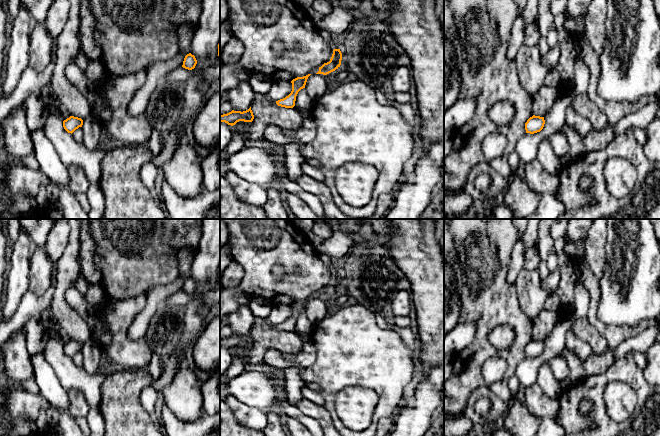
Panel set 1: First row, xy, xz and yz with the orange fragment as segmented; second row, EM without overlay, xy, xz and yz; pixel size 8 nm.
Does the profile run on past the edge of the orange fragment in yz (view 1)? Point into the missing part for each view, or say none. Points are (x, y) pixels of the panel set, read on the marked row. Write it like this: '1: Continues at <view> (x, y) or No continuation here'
1: No continuation here

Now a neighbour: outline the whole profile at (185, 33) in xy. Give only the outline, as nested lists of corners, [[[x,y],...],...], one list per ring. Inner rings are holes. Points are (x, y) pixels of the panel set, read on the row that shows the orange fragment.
[[[183,24],[177,30],[178,51],[187,55],[191,53],[191,42],[195,29],[190,24]]]

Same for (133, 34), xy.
[[[90,0],[93,15],[95,17],[97,27],[95,40],[101,47],[101,62],[106,73],[123,76],[144,69],[148,69],[152,64],[159,61],[168,61],[176,56],[178,51],[177,30],[183,24],[190,24],[196,30],[201,15],[201,4],[203,0]]]

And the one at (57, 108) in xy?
[[[55,101],[50,108],[51,114],[59,116],[63,121],[71,116],[65,106],[58,101]]]

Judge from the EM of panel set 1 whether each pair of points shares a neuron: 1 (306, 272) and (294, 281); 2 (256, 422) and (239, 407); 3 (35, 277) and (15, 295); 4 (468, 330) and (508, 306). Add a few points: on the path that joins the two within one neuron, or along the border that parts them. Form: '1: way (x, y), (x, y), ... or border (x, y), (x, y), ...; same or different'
1: way (303, 275), (297, 281); same
2: way (252, 418), (243, 411); same
3: border (29, 259), (28, 289); different
4: border (474, 322), (474, 338), (465, 348); different

